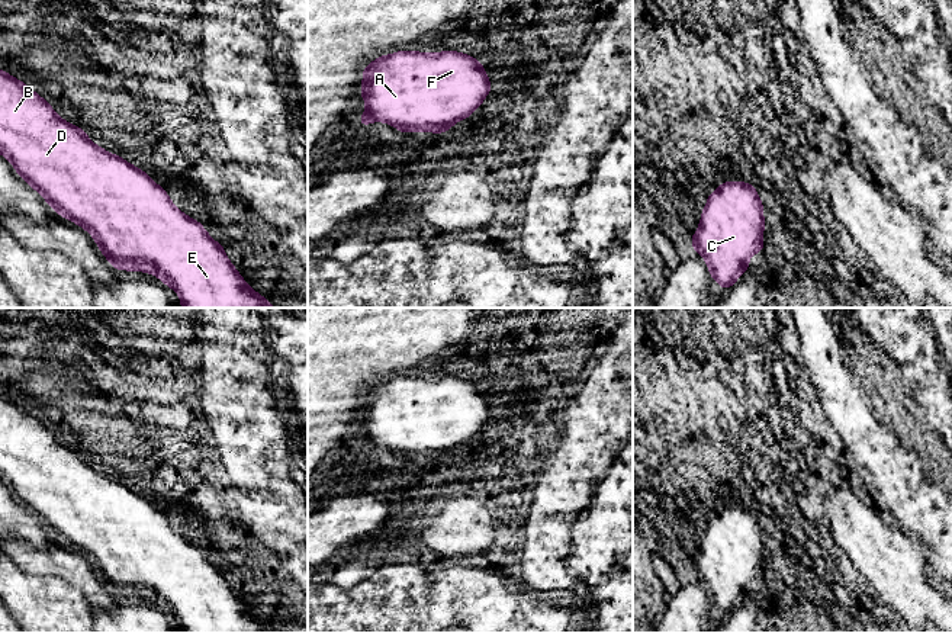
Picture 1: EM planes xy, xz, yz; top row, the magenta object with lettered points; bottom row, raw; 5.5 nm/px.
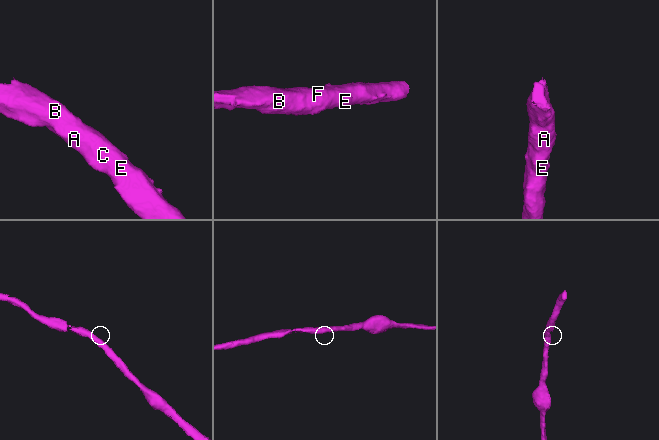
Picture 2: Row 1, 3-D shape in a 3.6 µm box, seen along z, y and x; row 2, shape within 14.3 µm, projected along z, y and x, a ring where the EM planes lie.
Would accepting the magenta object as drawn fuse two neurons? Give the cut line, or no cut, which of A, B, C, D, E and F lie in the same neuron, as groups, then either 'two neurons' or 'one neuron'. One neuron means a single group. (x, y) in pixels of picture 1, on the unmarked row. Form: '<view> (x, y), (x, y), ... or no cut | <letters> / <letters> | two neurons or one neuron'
no cut | A B C D E F | one neuron

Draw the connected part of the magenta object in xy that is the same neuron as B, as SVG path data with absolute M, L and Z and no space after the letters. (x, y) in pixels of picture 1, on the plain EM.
M0 395L0 479L61 542L84 553L116 595L145 597L173 613L181 633L274 633L248 611L225 573L184 540L147 498L110 479Z

